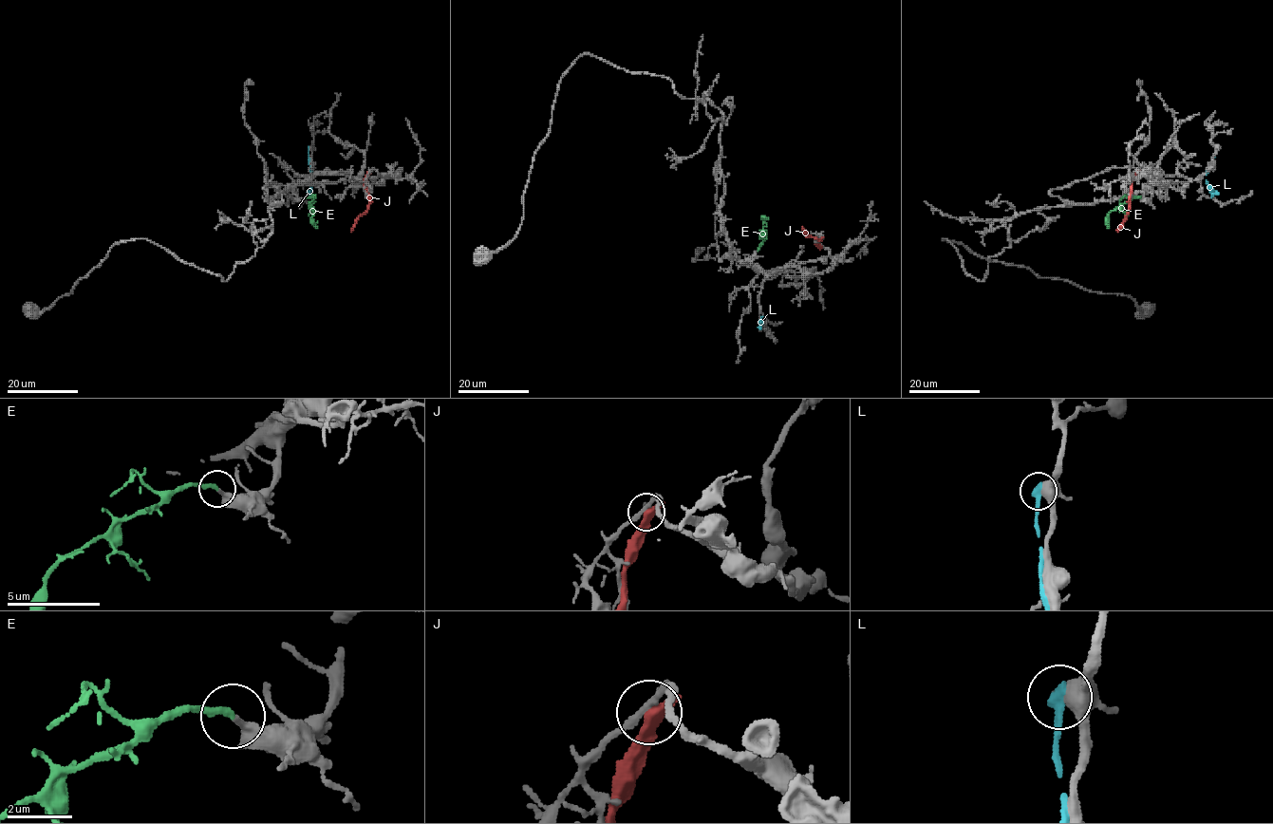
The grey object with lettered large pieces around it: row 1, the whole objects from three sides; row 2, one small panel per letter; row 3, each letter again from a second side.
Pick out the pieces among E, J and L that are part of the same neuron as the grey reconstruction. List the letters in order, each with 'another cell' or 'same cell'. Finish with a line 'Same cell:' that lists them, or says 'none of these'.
E: same cell
J: another cell
L: another cell
Same cell: E

